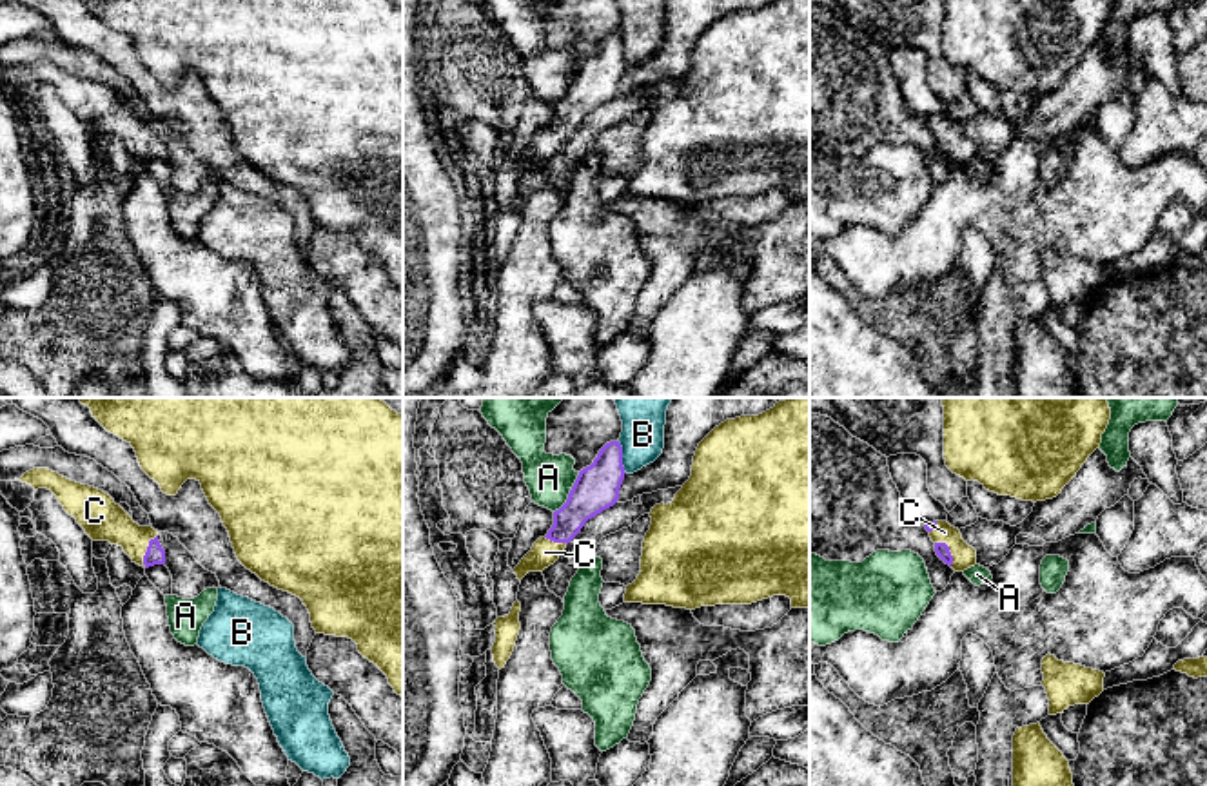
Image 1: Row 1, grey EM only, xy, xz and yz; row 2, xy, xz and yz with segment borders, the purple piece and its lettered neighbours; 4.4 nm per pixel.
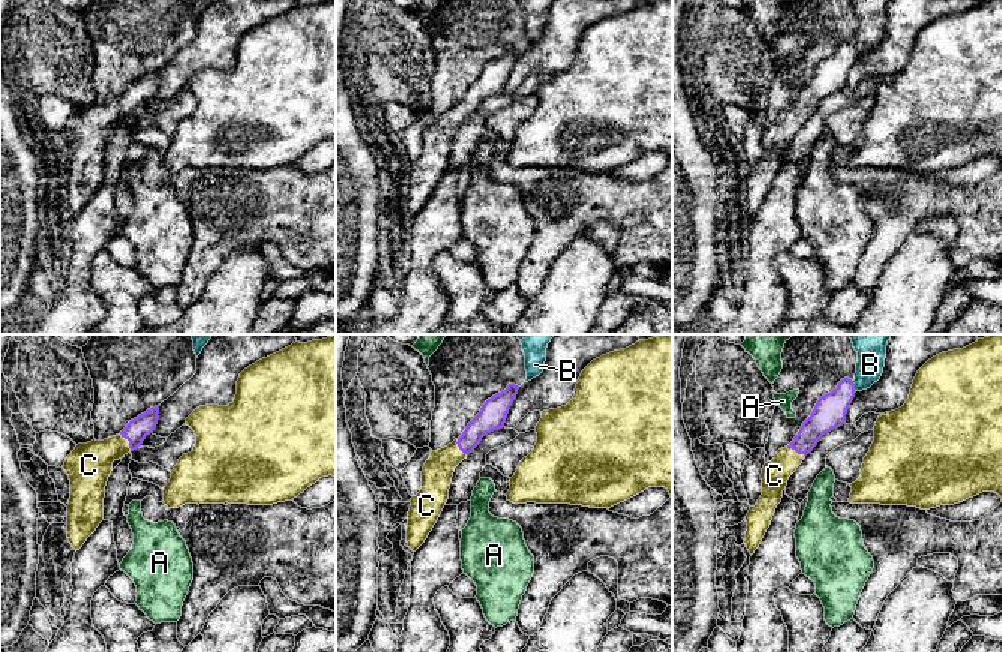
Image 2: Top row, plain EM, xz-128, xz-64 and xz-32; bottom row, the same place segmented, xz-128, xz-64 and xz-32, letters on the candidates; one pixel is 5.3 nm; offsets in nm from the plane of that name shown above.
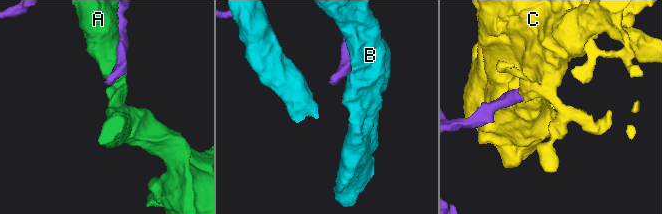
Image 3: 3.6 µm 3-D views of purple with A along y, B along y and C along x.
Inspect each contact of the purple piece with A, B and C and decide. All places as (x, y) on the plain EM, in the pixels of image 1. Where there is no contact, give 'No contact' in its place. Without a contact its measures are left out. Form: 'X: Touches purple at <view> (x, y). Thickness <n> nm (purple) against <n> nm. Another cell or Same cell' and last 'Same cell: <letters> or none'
A: Touches purple at xz (570, 86). Thickness 200 nm (purple) against 200 nm. Another cell
B: Touches purple at xz (621, 51). Thickness 200 nm (purple) against 190 nm. Another cell
C: Touches purple at xy (147, 144). Thickness 90 nm (purple) against 190 nm. Same cell
Same cell: C

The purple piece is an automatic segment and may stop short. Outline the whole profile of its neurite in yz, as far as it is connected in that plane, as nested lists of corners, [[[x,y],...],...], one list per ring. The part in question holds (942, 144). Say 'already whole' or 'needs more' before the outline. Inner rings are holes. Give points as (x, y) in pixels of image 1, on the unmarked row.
needs more | [[[933,114],[924,120],[935,136],[937,149],[955,165],[964,165],[976,158],[976,143],[962,133],[958,122],[947,114]]]

